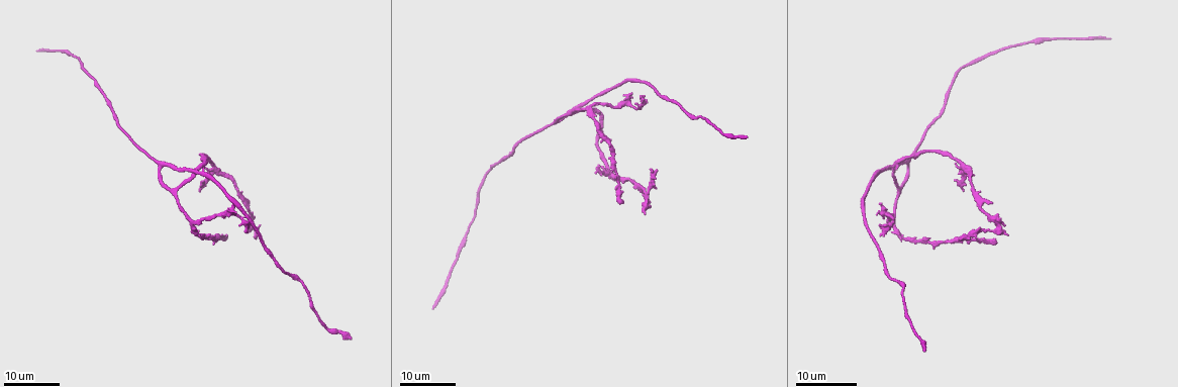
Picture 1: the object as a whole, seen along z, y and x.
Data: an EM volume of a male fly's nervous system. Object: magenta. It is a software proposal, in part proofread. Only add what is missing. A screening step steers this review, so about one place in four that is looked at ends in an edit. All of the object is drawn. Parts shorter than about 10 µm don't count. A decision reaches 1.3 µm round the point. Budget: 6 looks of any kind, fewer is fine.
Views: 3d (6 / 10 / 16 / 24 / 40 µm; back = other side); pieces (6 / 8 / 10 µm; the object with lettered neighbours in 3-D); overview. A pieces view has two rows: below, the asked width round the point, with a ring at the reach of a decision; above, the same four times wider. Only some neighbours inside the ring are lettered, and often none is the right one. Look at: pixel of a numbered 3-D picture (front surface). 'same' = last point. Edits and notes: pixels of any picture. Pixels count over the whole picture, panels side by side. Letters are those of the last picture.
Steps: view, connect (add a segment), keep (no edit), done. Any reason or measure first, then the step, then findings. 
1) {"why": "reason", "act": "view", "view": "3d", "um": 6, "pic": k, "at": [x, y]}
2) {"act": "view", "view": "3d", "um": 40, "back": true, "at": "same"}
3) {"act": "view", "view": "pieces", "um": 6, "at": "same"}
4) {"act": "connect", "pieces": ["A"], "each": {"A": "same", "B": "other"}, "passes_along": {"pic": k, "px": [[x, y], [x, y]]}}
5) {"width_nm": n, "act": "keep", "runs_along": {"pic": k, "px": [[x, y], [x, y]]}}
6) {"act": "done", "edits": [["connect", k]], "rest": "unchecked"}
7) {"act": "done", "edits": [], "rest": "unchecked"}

{"why": "end of a long branch", "act": "view", "view": "3d", "um": 16, "pic": 1, "at": [1108, 38]}

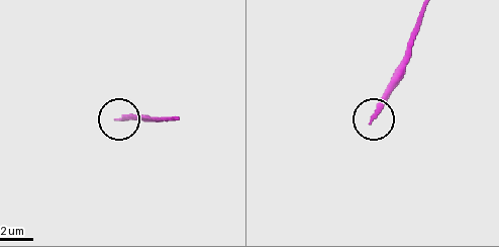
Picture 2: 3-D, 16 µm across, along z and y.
{"act": "view", "view": "pieces", "um": 6, "pic": 2, "at": [372, 121]}

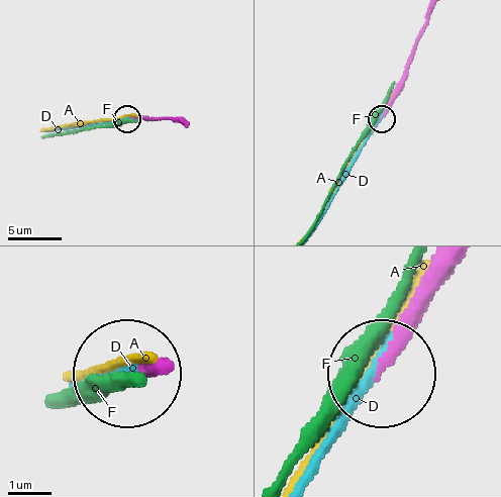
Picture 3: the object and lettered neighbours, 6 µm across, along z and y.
{"act": "connect", "pieces": ["D"], "each": {"A": "other", "D": "same", "F": "other"}, "passes_along": {"pic": 3, "px": [[456, 269], [394, 341], [311, 476]]}, "found": "it goes on there"}

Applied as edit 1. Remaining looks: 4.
{"why": "thin end", "act": "view", "view": "3d", "um": 16, "pic": 1, "at": [1006, 235]}

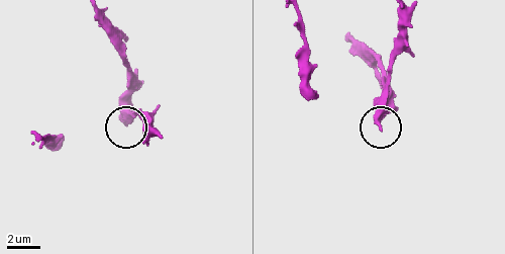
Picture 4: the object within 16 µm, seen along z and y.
{"act": "view", "view": "pieces", "um": 6, "pic": 4, "at": [380, 127]}

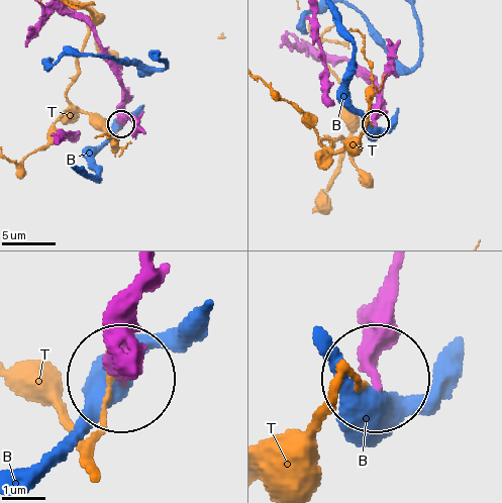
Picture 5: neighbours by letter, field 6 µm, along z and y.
{"width_nm": 160, "act": "keep", "each": {"B": "other", "T": "other"}, "found": "no lettered segment goes on from it"}

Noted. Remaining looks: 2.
{"why": "thin end", "act": "view", "view": "3d", "um": 24, "pic": 1, "at": [198, 191]}

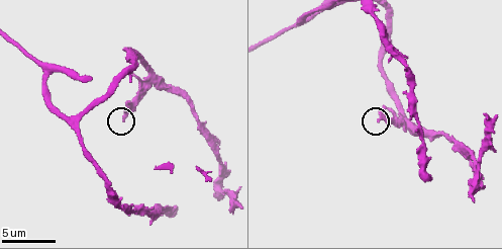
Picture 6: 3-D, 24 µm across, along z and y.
{"why": "what lies round it", "act": "view", "view": "pieces", "um": 8, "pic": 6, "at": [377, 122]}

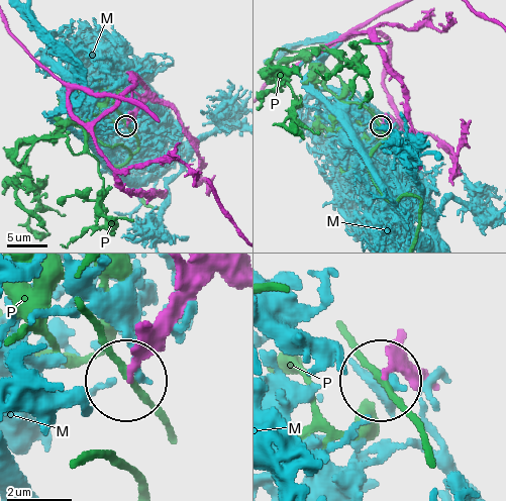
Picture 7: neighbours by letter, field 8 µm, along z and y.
{"act": "keep", "each": {"M": "other", "P": "other"}, "found": "none of them fits"}

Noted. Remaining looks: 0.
{"act": "done", "edits": [["connect", 3]], "rest": "unchecked"}

